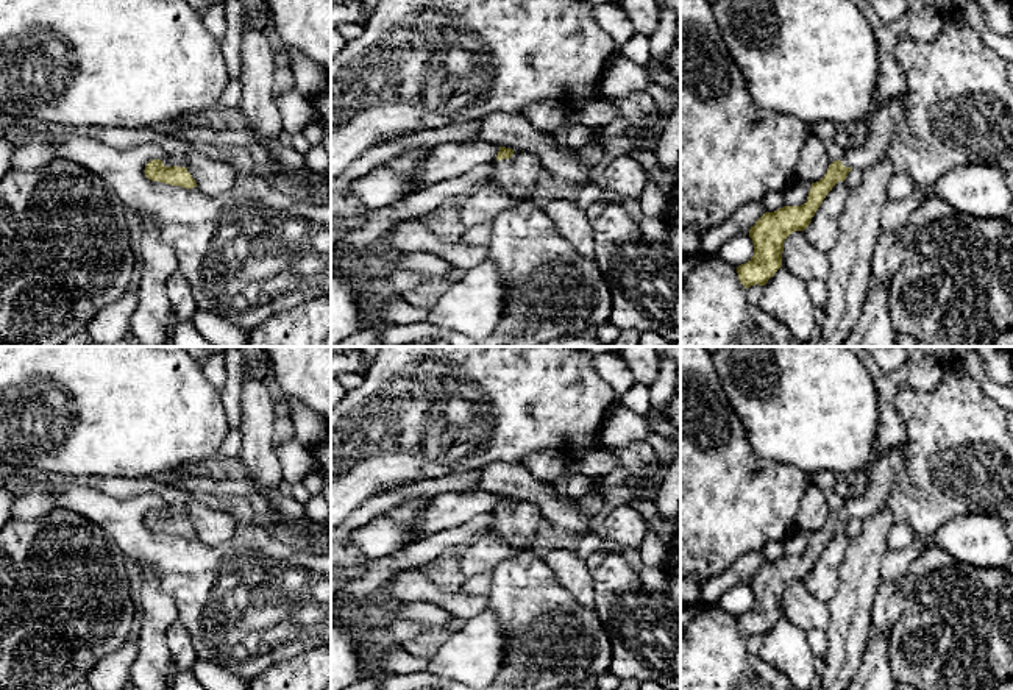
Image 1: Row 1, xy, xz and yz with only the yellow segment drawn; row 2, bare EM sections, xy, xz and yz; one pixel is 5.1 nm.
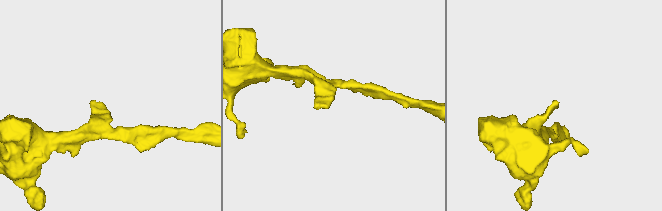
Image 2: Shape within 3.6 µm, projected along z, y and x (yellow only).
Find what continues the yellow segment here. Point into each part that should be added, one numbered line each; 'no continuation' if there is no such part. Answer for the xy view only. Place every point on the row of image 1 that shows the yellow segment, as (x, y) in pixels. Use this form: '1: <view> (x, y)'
1: xy (169, 160)

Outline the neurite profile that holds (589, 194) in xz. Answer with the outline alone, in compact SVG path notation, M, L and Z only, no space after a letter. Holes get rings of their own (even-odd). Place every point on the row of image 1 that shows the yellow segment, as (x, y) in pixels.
M587 183L579 187L578 197L574 200L574 205L585 211L593 203L606 201L610 195L607 194L604 186L596 186L592 183Z

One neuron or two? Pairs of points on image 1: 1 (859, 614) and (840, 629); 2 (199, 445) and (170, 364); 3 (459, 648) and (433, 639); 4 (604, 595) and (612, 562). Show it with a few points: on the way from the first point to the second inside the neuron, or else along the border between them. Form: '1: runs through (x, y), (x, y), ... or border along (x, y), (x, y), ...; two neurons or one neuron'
1: runs through (854, 617), (845, 626); one neuron
2: runs through (186, 425), (170, 409), (170, 384); one neuron
3: border along (465, 622), (428, 659); two neurons
4: runs through (612, 587), (612, 570); one neuron

